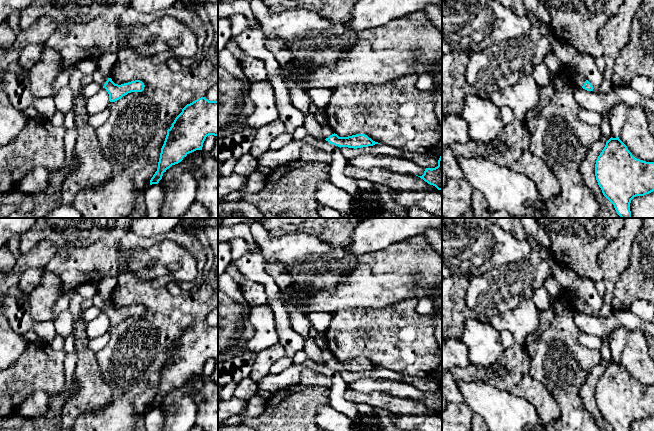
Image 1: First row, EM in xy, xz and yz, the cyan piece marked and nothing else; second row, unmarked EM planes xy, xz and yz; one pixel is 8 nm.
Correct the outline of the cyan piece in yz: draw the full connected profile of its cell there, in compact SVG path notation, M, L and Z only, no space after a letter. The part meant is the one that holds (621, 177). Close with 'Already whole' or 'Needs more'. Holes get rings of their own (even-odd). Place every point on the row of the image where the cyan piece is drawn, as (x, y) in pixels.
M618 136L606 142L596 160L595 176L603 195L614 205L621 218L631 218L630 203L634 197L654 191L654 162L635 158Z. Already whole

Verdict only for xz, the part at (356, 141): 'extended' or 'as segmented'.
as segmented

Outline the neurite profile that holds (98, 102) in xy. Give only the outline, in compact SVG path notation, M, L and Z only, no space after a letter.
M101 88L96 94L87 99L86 108L89 115L108 109L109 94L105 88Z

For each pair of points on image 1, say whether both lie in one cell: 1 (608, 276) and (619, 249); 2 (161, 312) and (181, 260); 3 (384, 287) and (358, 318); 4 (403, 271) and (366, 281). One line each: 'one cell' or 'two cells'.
1: one cell
2: two cells
3: two cells
4: one cell

